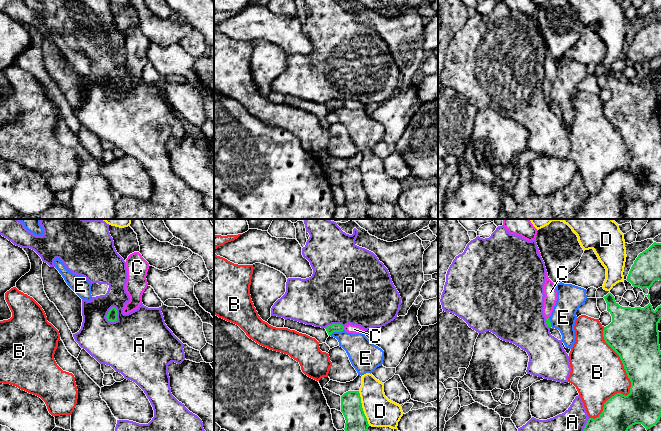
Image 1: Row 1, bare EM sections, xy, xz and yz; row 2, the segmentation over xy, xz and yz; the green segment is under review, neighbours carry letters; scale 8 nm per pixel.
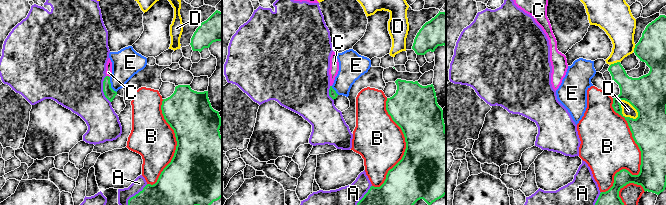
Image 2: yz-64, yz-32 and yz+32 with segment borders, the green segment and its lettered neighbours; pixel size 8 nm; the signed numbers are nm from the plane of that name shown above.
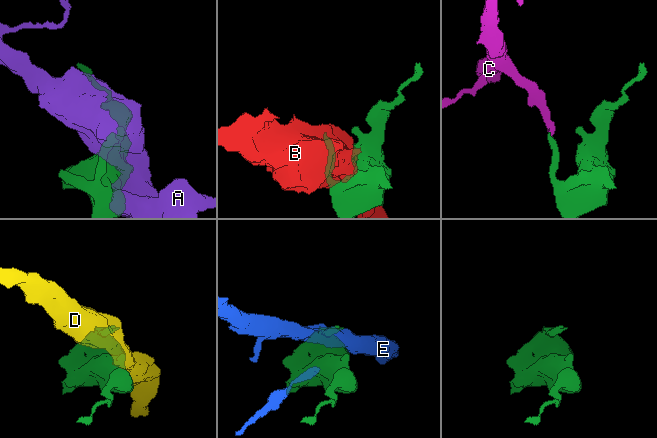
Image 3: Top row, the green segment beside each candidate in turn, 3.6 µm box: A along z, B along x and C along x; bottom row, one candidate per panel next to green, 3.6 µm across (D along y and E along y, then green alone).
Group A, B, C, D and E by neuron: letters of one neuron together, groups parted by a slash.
A / B / C / D / E

